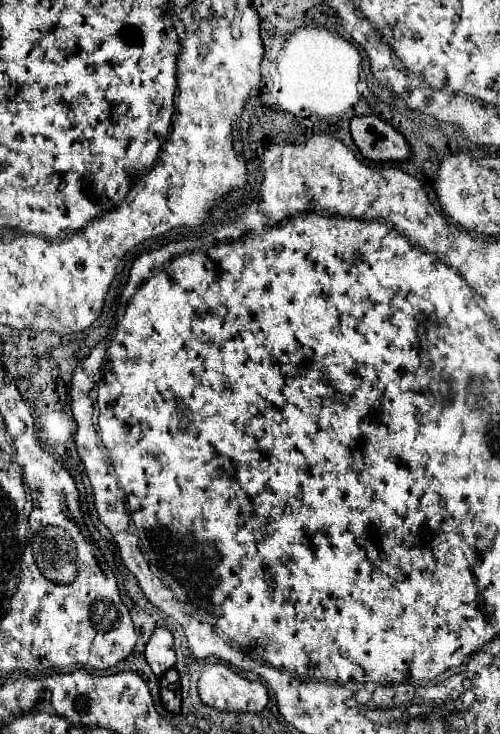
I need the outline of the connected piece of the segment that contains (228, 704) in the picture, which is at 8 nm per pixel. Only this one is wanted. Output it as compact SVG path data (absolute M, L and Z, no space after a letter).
M206 665L198 681L204 705L230 713L260 713L268 703L268 691L260 681L248 681L228 665Z

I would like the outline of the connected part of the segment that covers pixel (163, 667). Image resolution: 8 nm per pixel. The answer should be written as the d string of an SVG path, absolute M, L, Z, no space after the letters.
M158 627L154 631L154 635L150 637L150 641L146 645L146 661L158 677L162 677L168 669L174 667L174 663L176 663L174 637L168 629Z

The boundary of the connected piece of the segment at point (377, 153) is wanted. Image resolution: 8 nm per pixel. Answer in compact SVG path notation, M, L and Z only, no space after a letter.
M374 115L354 117L350 129L356 147L370 161L406 161L412 155L406 139Z

